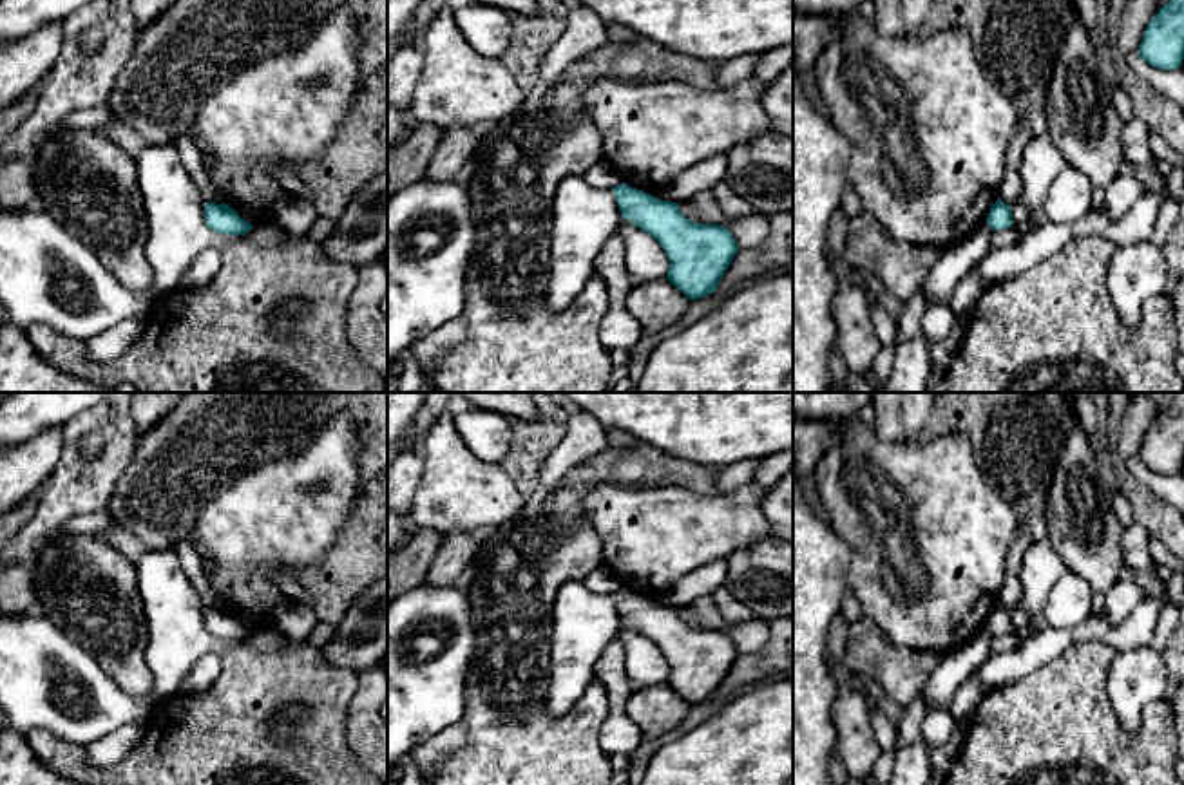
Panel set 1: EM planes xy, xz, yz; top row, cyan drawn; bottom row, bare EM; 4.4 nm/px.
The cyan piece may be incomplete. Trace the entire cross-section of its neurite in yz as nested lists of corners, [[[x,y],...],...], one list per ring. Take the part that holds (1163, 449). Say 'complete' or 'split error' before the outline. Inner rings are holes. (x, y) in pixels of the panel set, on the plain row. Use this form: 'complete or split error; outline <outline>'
complete; outline [[[1179,392],[1171,405],[1159,412],[1159,418],[1150,425],[1137,459],[1151,472],[1164,476],[1182,470],[1184,392]]]

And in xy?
complete; outline [[[205,606],[206,631],[217,638],[246,640],[253,631],[241,624],[234,613]]]

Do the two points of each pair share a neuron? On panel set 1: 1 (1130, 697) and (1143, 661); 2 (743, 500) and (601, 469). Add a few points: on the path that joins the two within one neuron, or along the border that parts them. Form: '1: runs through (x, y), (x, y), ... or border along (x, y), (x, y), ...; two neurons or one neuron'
1: runs through (1137, 688), (1141, 670); one neuron
2: border along (670, 485), (697, 492), (717, 492); two neurons

